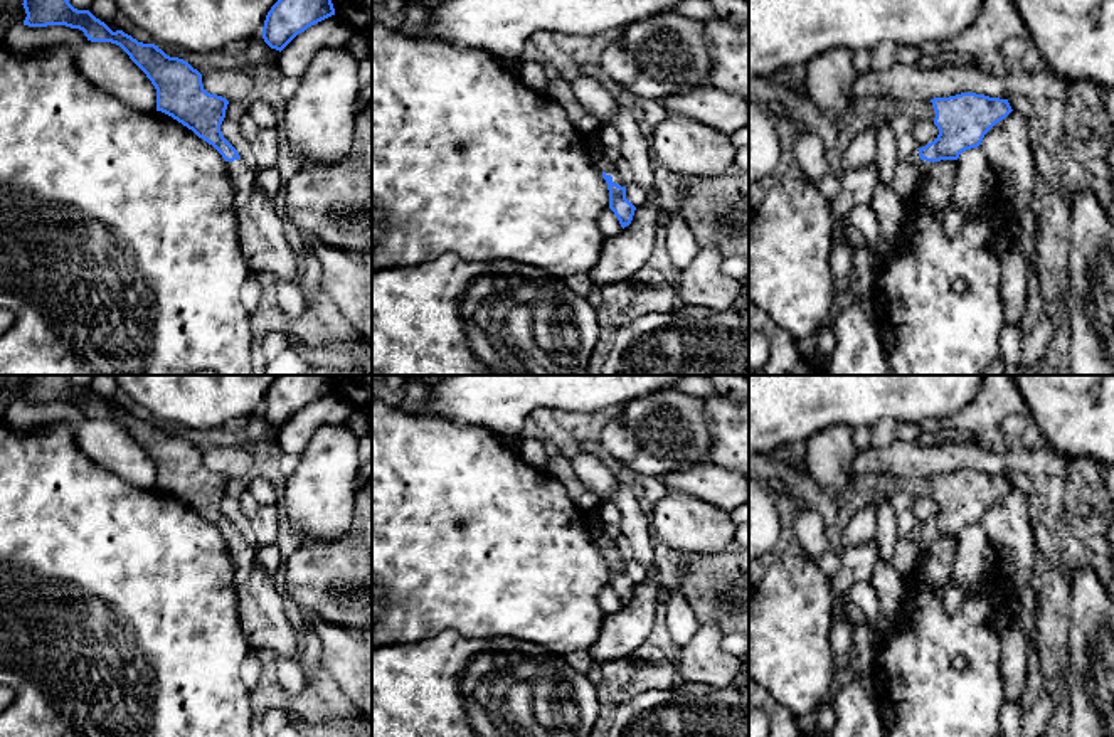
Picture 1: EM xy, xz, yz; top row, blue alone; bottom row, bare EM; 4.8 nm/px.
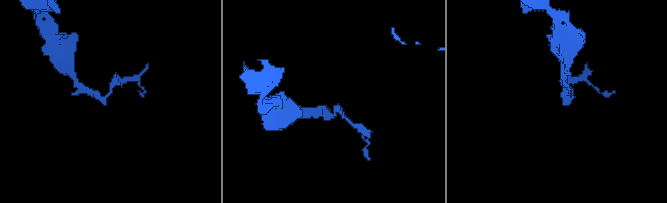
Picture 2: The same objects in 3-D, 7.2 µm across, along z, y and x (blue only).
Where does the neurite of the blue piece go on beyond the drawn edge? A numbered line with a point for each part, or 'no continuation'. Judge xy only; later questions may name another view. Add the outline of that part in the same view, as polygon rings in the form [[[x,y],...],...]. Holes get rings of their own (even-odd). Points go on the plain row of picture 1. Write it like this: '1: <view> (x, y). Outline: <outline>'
1: xy (263, 621). Outline: [[[242,535],[227,538],[237,587],[241,629],[249,646],[266,648],[278,658],[298,660],[301,641],[284,614],[284,601],[271,591],[274,579],[256,562],[256,547]]]

